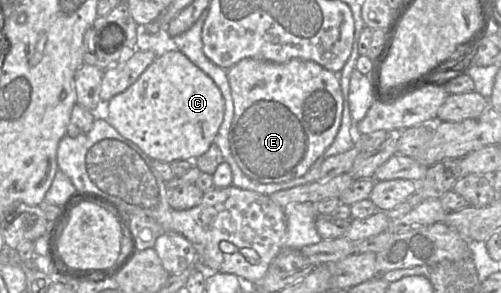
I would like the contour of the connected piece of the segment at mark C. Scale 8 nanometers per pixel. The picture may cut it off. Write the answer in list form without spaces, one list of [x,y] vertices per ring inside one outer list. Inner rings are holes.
[[[171,50],[162,56],[156,57],[152,64],[149,65],[139,76],[137,81],[135,81],[135,83],[129,86],[125,91],[112,97],[104,105],[104,109],[100,113],[103,113],[107,121],[116,129],[119,134],[135,143],[152,160],[159,160],[166,163],[172,163],[177,160],[192,161],[193,167],[196,166],[196,159],[203,155],[214,142],[215,136],[224,117],[224,100],[221,91],[208,75],[206,75],[201,69],[194,65],[182,52],[179,50]]]

